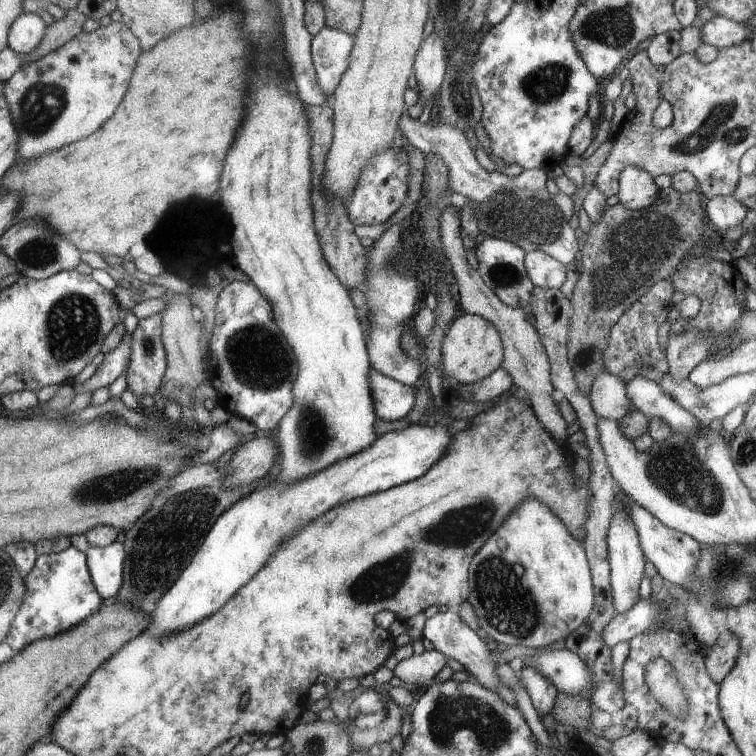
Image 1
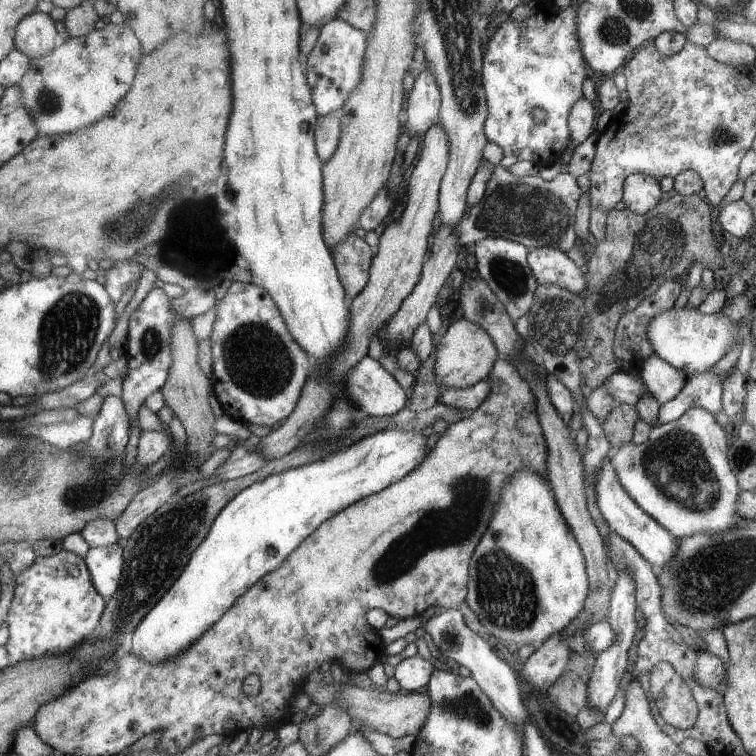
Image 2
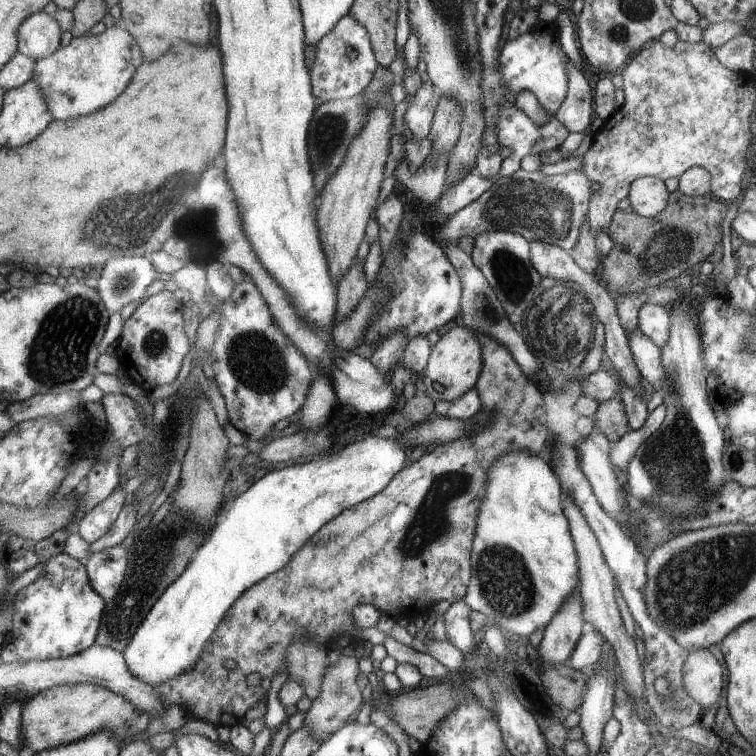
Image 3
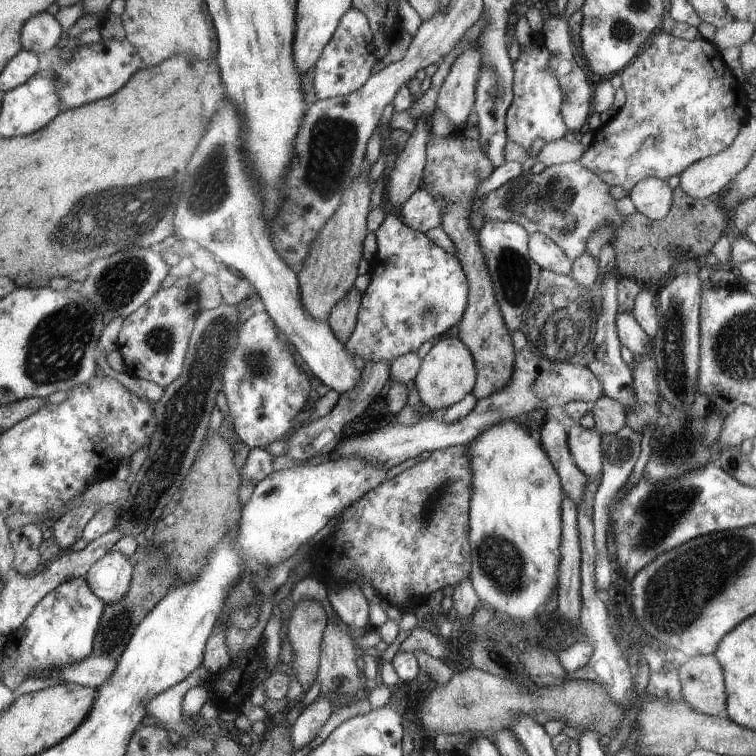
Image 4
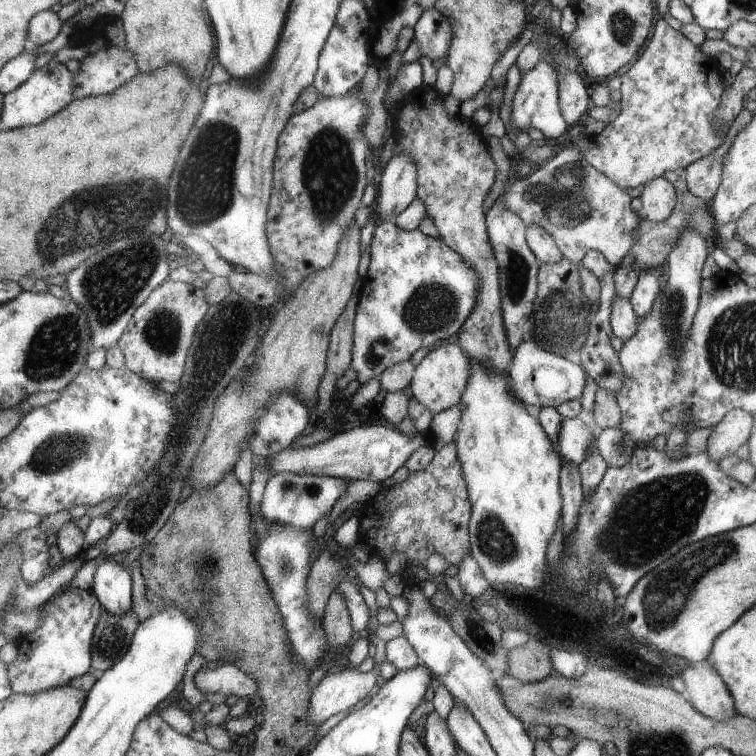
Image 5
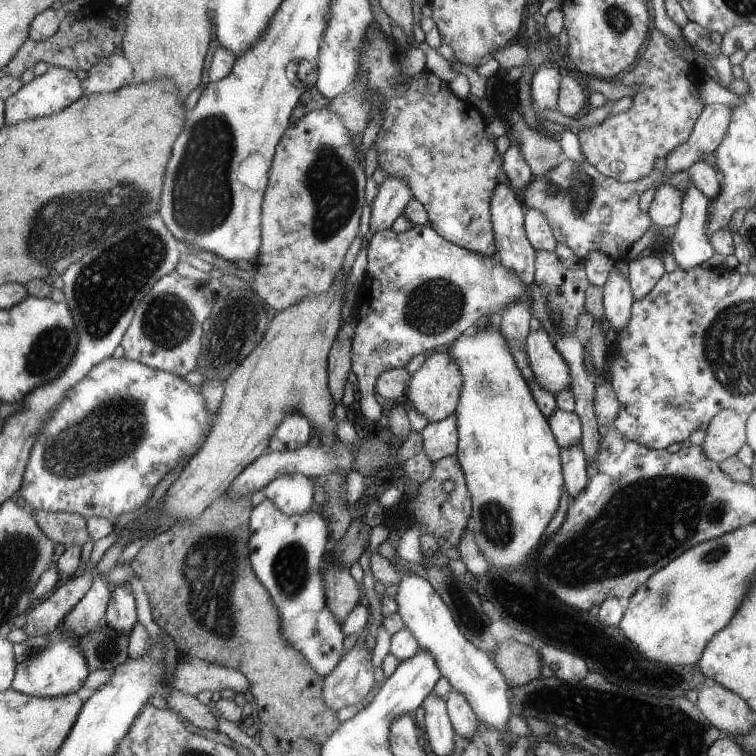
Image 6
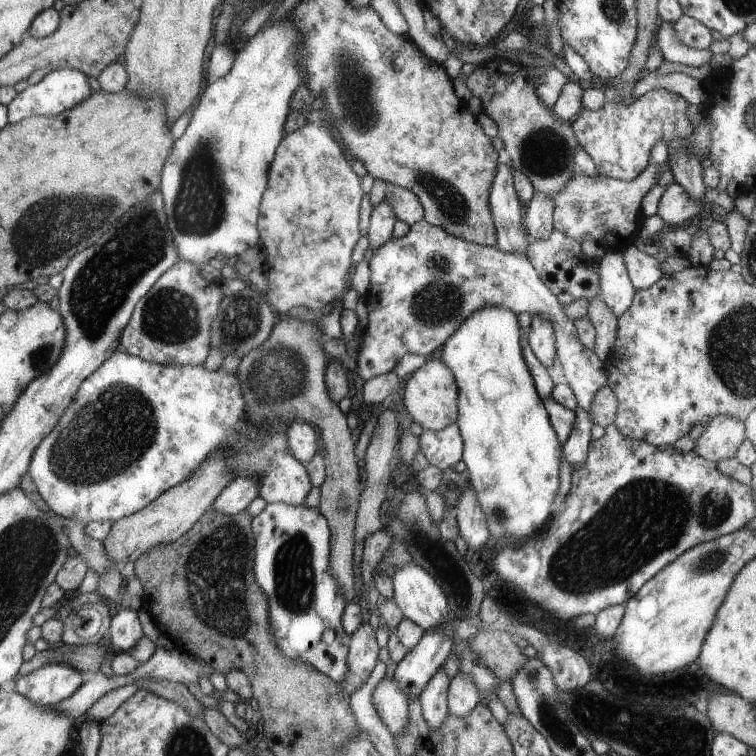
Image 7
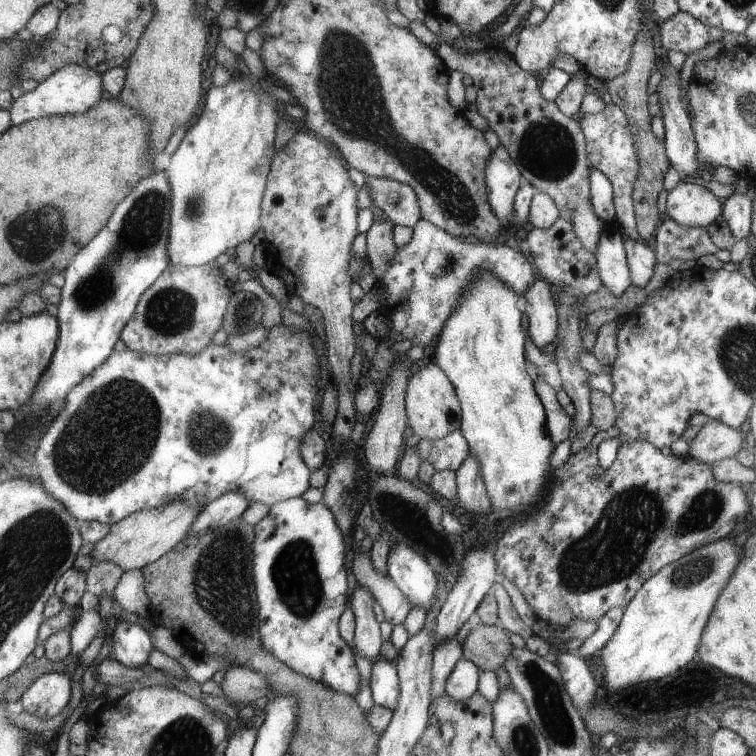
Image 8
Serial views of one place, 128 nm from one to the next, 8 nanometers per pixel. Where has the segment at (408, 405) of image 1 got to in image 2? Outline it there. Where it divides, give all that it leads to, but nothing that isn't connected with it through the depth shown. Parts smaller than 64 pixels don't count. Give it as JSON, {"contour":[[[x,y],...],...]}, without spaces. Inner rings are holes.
{"contour":[[[369,356],[364,357],[345,380],[358,413],[363,416],[391,416],[407,407],[409,402],[401,384]]]}

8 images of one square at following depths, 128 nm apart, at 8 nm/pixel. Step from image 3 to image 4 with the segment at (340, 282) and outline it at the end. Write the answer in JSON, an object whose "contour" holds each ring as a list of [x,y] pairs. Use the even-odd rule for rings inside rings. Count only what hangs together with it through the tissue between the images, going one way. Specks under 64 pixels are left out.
{"contour":[[[351,289],[350,292],[330,310],[329,317],[326,318],[331,326],[331,330],[343,346],[356,325],[361,300],[362,293]]]}

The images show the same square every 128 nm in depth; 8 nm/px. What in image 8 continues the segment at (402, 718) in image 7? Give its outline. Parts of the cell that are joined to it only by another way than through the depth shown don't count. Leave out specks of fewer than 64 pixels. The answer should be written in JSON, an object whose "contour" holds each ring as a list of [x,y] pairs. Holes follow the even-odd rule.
{"contour":[[[382,657],[371,662],[369,688],[374,704],[394,709],[399,694],[398,676],[393,661]]]}

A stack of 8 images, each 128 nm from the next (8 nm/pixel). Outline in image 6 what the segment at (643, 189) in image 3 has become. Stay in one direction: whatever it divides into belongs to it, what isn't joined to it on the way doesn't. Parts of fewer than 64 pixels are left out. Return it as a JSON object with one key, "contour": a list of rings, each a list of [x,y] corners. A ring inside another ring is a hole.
{"contour":[[[665,183],[656,188],[646,213],[657,228],[668,230],[669,227],[673,228],[681,217],[681,204],[681,192]]]}

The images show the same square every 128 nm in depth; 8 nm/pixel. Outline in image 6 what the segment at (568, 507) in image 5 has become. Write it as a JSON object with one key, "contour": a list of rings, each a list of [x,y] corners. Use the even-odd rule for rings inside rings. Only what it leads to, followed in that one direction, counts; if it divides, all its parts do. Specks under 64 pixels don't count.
{"contour":[[[580,442],[562,450],[564,488],[569,497],[575,496],[586,482],[586,458]]]}

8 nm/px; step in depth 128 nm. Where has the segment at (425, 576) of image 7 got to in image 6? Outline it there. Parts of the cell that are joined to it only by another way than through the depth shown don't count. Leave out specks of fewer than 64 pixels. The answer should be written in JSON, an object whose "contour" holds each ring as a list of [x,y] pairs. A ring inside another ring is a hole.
{"contour":[[[413,573],[402,575],[394,599],[404,626],[411,631],[419,648],[428,650],[432,654],[450,688],[463,694],[479,723],[504,732],[506,736],[504,741],[512,747],[516,738],[506,728],[507,718],[511,715],[507,697],[509,687],[492,658],[473,646],[459,628],[456,628],[450,608],[442,602],[442,598],[427,578]]]}

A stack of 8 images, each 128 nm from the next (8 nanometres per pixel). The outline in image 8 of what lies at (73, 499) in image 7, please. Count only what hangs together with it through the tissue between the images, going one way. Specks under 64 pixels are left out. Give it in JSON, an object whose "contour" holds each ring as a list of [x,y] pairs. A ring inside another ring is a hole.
{"contour":[[[308,320],[309,326],[307,330],[299,329],[291,325],[285,326],[282,324],[274,325],[268,330],[268,334],[263,340],[259,342],[255,348],[243,352],[243,354],[235,354],[227,345],[215,345],[211,343],[207,345],[205,349],[197,354],[164,354],[155,356],[152,354],[140,354],[138,352],[125,349],[123,351],[113,351],[110,356],[102,362],[101,365],[96,366],[93,372],[89,373],[86,377],[82,378],[81,382],[78,382],[73,389],[65,396],[65,406],[63,406],[63,414],[58,414],[58,416],[50,424],[49,430],[43,435],[43,438],[38,442],[38,448],[34,454],[34,459],[36,460],[38,466],[39,479],[43,481],[43,484],[46,486],[46,489],[55,497],[59,502],[63,503],[63,506],[70,511],[70,515],[73,518],[82,521],[97,521],[98,523],[110,525],[112,522],[116,523],[121,521],[123,517],[126,517],[128,514],[149,510],[158,507],[159,505],[163,506],[169,504],[171,501],[181,501],[189,505],[190,507],[201,507],[205,506],[208,502],[214,501],[217,497],[222,496],[226,492],[236,492],[237,494],[243,495],[249,503],[263,503],[268,507],[274,505],[276,502],[287,500],[291,497],[300,497],[307,488],[309,488],[310,481],[310,471],[307,464],[303,462],[302,453],[301,453],[301,440],[305,437],[306,432],[313,427],[313,422],[316,422],[316,418],[313,418],[313,404],[315,404],[315,396],[317,396],[317,374],[320,374],[321,371],[317,368],[319,358],[315,354],[315,349],[319,349],[319,343],[316,343],[316,346],[313,346],[313,336],[315,335],[314,331],[314,322]]]}

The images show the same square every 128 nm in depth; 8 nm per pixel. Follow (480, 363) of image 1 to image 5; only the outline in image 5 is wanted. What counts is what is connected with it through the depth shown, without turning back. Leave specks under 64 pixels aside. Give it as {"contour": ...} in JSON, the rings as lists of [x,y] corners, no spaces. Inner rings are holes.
{"contour":[[[455,340],[441,344],[427,352],[421,362],[415,366],[407,391],[429,410],[431,416],[438,414],[461,401],[462,394],[470,380],[471,365],[469,356],[462,351]]]}

